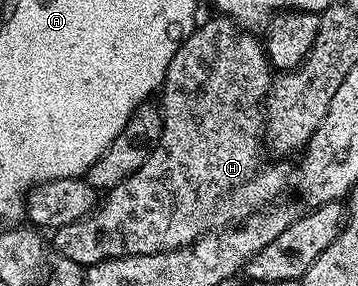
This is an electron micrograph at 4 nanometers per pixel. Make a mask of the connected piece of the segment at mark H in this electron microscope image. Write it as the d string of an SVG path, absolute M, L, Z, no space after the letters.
M225 17L213 18L208 20L203 27L202 24L195 26L194 32L182 42L180 49L176 49L176 57L172 57L172 65L168 65L166 79L160 88L160 96L162 95L162 103L160 102L162 132L160 133L160 141L156 145L156 149L152 149L148 161L144 161L144 165L140 165L140 169L136 169L136 173L132 173L132 177L128 177L120 185L116 185L105 192L94 210L89 211L84 217L80 217L78 221L72 221L53 232L52 242L54 248L64 257L68 257L68 261L77 263L79 267L85 269L93 267L95 263L102 263L106 259L119 259L125 255L151 255L152 253L164 253L165 251L176 251L181 247L188 247L191 243L202 238L203 235L209 235L219 229L229 228L231 225L241 224L255 211L269 208L271 206L270 202L285 189L286 182L289 179L291 182L292 171L291 168L289 171L282 164L285 162L262 163L262 147L264 151L264 104L272 82L272 68L270 60L266 57L266 48L259 40L258 43L254 40L255 36L253 34L240 29L238 24L233 23L232 20Z

